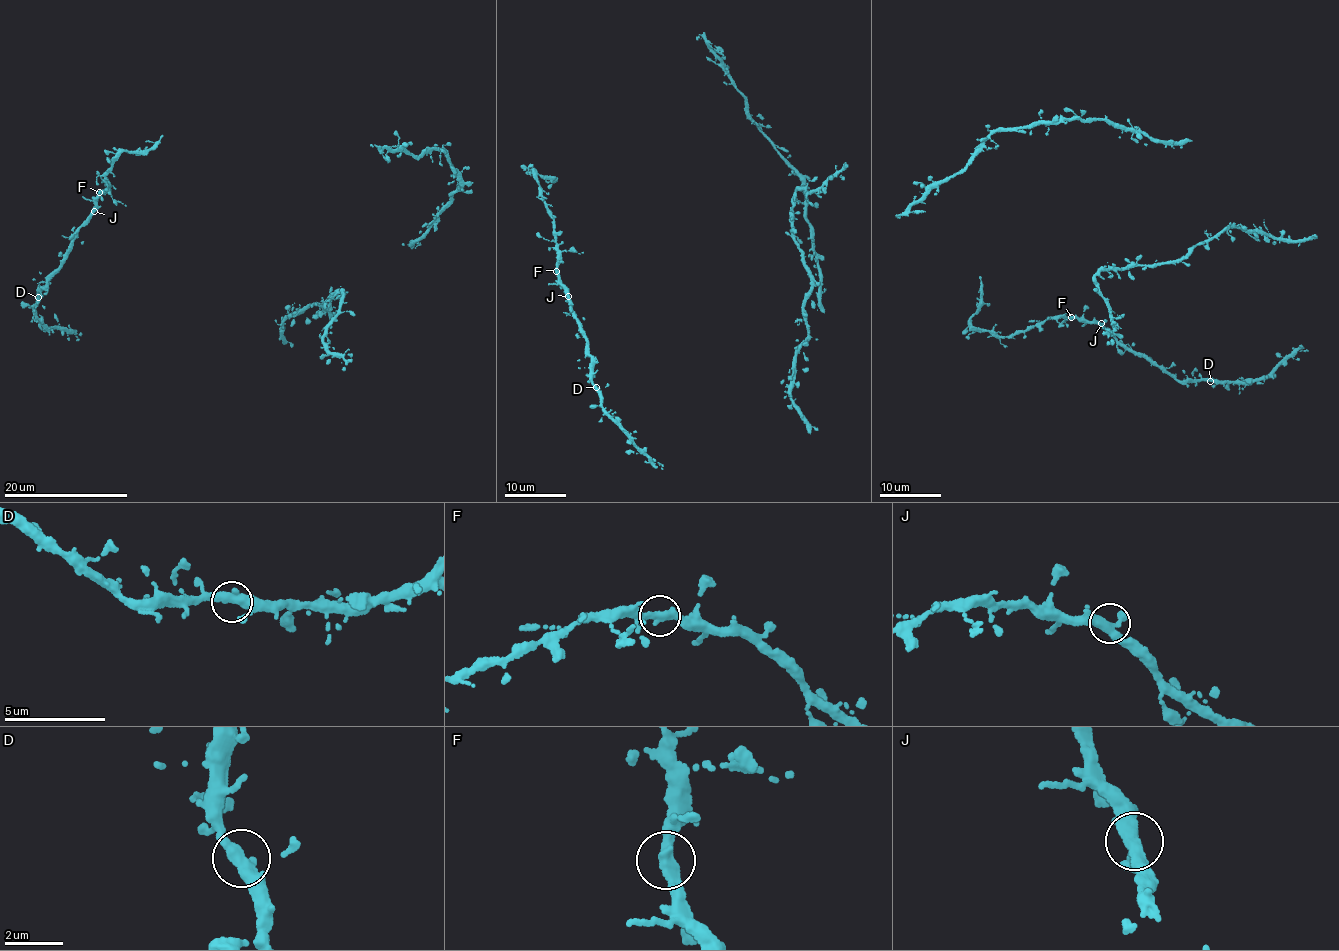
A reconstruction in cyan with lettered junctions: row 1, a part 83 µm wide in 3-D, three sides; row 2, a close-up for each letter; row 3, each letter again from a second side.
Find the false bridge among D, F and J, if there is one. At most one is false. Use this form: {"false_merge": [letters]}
{"false_merge": []}

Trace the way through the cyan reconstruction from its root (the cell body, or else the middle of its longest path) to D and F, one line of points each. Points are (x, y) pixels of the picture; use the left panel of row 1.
D: (92, 211), (71, 238), (72, 246), (48, 278), (47, 286), (37, 293), (38, 297)
F: (92, 211), (97, 206), (99, 192)

